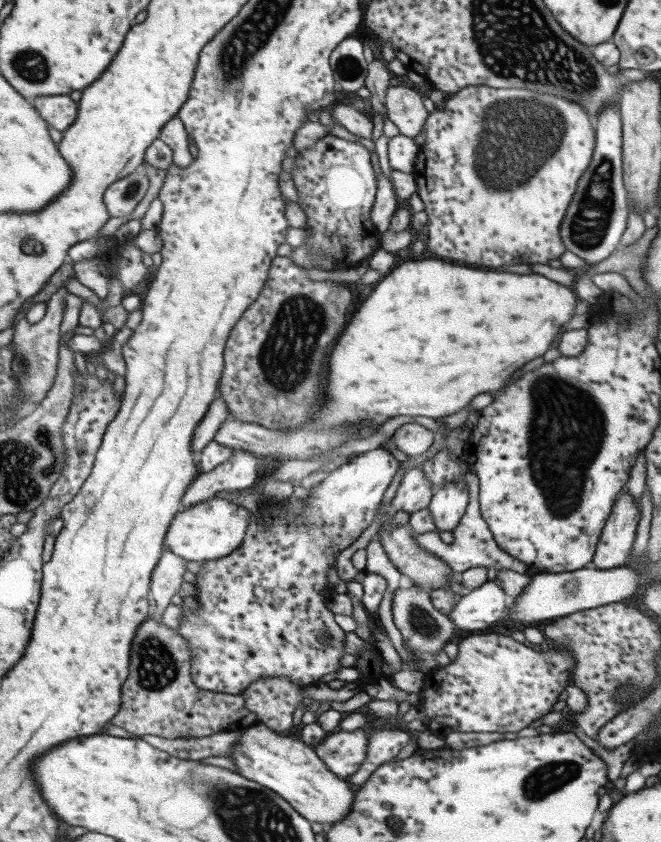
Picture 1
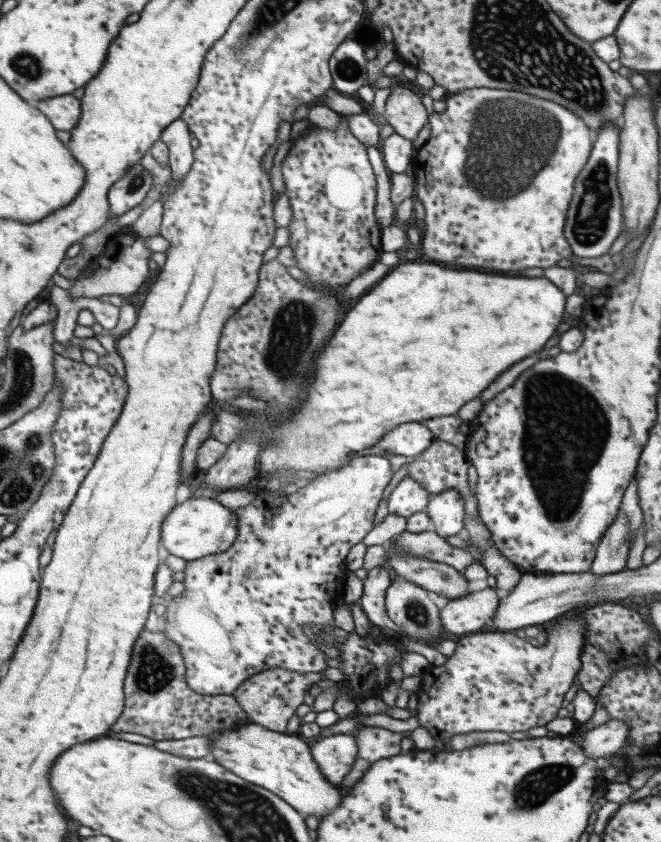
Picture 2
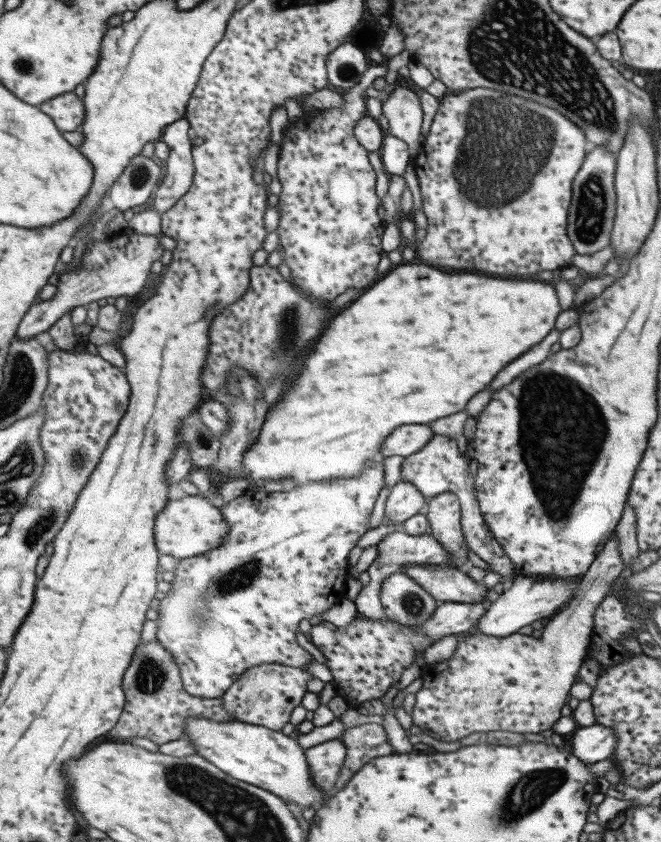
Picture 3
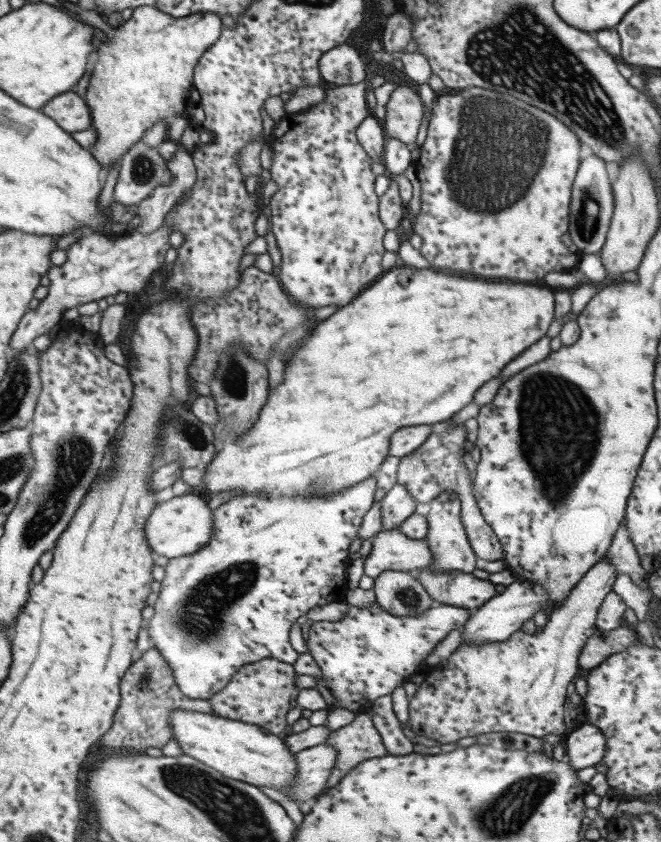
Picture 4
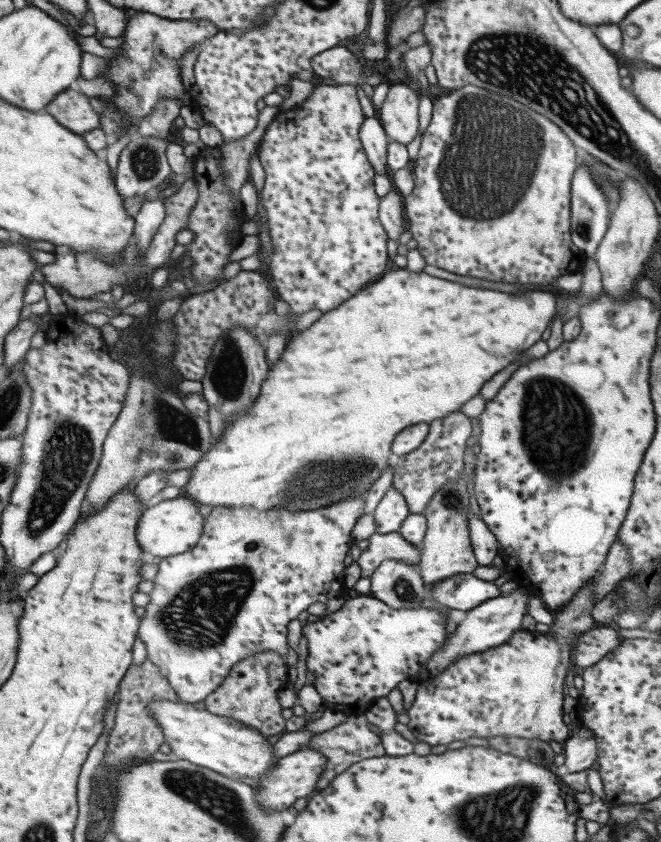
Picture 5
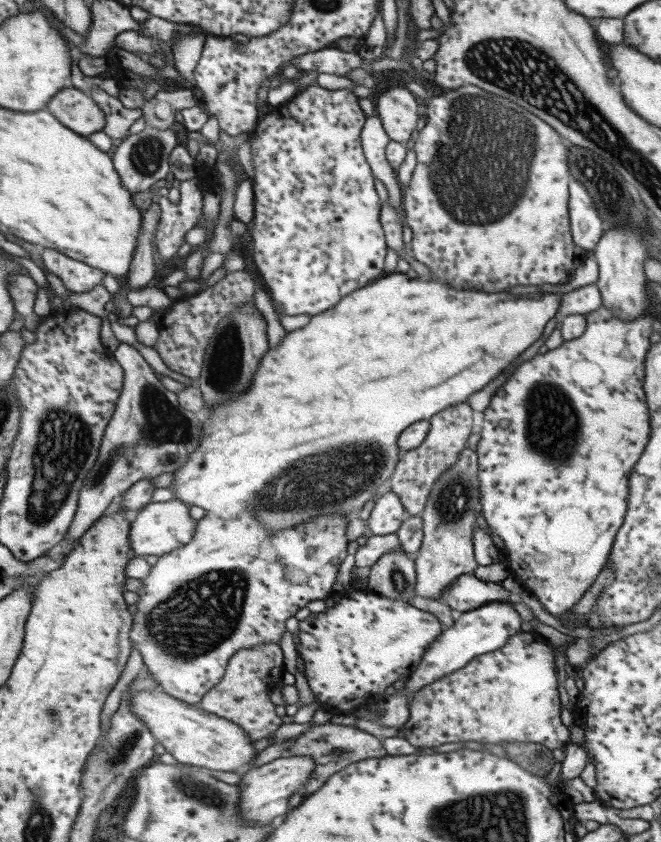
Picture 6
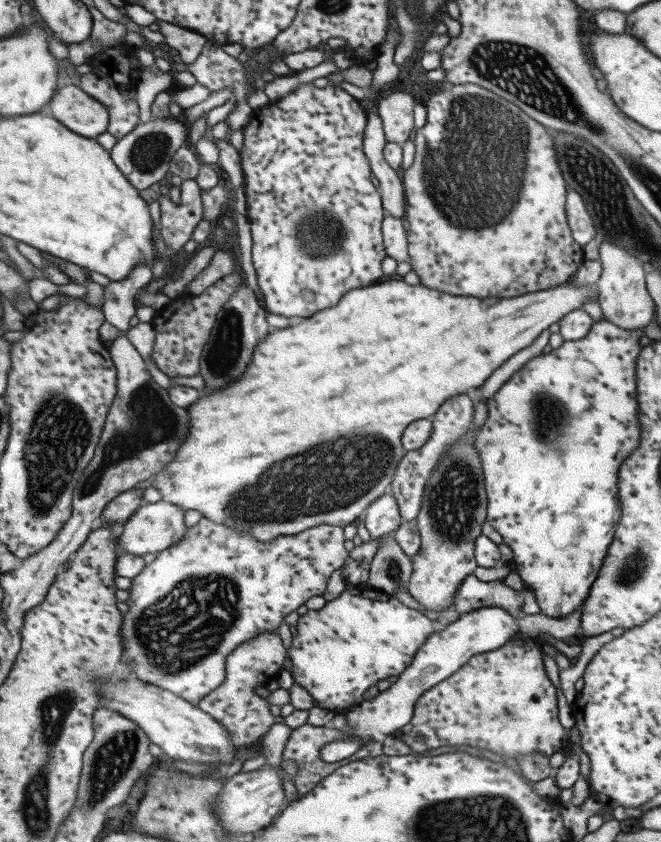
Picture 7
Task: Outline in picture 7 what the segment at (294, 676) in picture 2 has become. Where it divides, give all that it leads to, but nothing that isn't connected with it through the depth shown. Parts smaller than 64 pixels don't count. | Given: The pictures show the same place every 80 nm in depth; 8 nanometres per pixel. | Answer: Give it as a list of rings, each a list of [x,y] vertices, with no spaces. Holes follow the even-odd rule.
[[[277,631],[256,634],[251,640],[236,646],[225,659],[225,676],[215,690],[211,690],[196,704],[199,710],[206,712],[212,719],[222,724],[229,732],[234,745],[251,744],[262,738],[274,723],[269,704],[253,692],[278,676],[283,668],[285,649]]]

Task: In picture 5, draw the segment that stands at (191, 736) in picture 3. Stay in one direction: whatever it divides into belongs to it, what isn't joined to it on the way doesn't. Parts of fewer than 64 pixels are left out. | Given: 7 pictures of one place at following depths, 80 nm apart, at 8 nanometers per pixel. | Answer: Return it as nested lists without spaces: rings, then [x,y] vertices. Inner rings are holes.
[[[152,700],[148,704],[150,715],[160,726],[164,742],[171,748],[171,757],[189,761],[191,764],[212,770],[230,779],[252,778],[258,780],[266,770],[270,770],[278,761],[274,755],[274,746],[269,744],[267,737],[258,733],[253,727],[244,725],[236,720],[220,717],[207,712],[204,708],[197,708],[191,703],[170,700]]]

